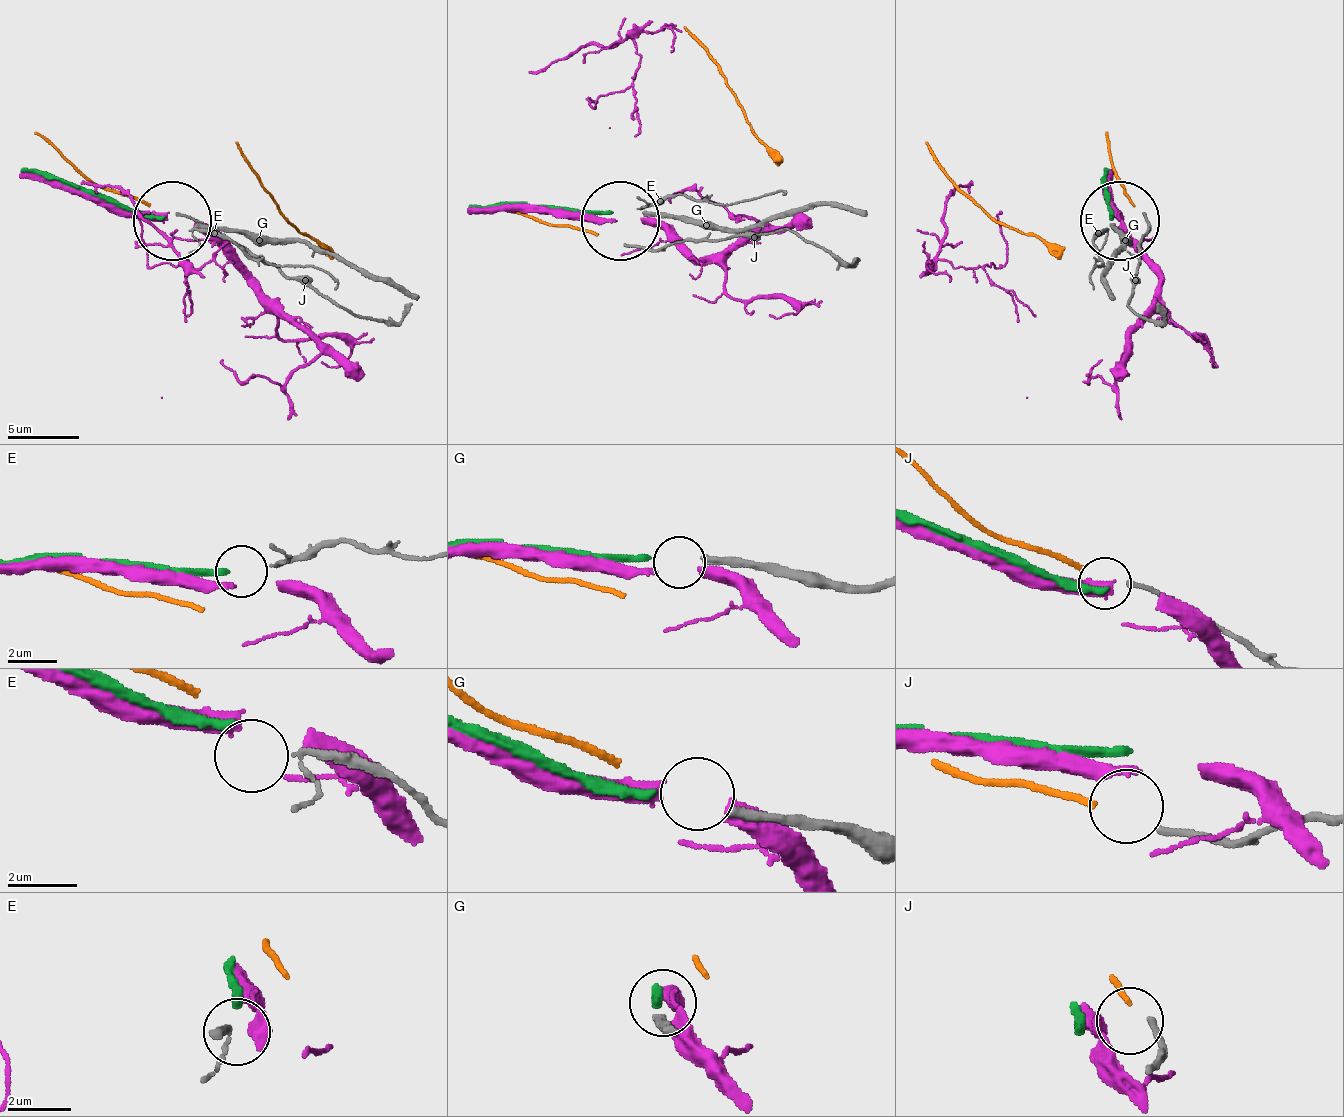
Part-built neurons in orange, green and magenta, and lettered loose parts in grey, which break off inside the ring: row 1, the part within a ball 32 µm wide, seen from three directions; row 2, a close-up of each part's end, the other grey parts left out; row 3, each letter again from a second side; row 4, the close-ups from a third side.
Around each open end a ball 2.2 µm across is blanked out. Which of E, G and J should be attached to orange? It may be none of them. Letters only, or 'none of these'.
J

